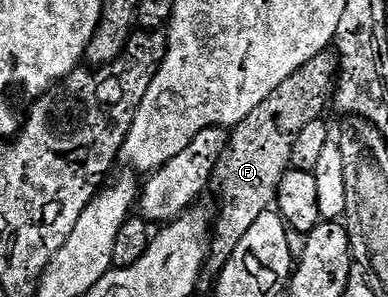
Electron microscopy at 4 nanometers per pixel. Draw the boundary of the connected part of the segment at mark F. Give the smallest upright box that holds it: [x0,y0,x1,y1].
[205,48,339,276]

